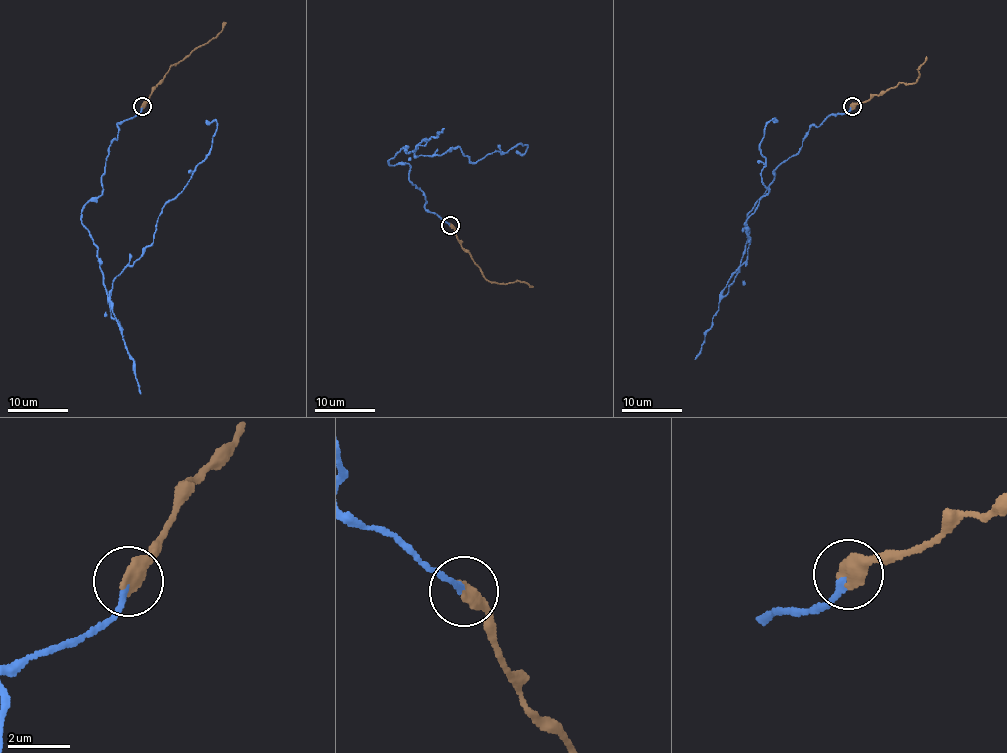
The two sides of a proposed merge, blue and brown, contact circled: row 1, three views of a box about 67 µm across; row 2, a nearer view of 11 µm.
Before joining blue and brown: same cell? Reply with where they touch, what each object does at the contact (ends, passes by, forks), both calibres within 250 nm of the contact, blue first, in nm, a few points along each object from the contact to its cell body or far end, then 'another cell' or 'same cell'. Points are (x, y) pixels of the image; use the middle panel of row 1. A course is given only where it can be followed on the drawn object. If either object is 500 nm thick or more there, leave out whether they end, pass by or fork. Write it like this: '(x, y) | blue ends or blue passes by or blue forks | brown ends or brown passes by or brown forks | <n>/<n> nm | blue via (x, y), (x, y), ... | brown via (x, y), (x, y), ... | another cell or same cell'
(450, 225) | 180/500 nm | blue via (450, 224), (389, 160), (405, 146), (459, 147), (474, 163), (516, 150) | brown via (450, 224), (461, 248), (484, 278), (504, 284), (520, 280), (532, 286) | same cell

